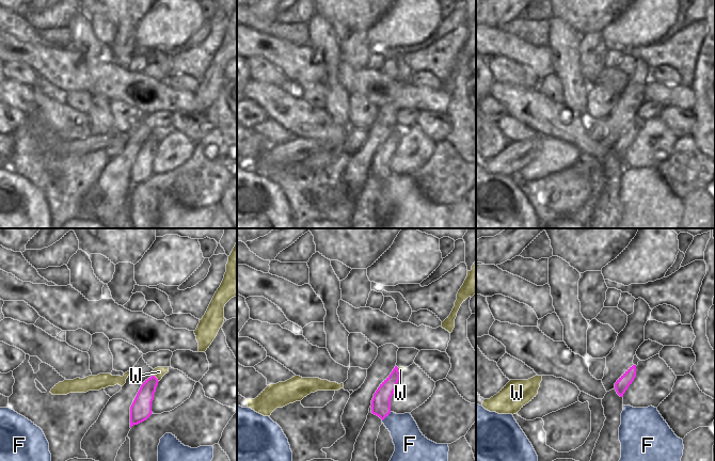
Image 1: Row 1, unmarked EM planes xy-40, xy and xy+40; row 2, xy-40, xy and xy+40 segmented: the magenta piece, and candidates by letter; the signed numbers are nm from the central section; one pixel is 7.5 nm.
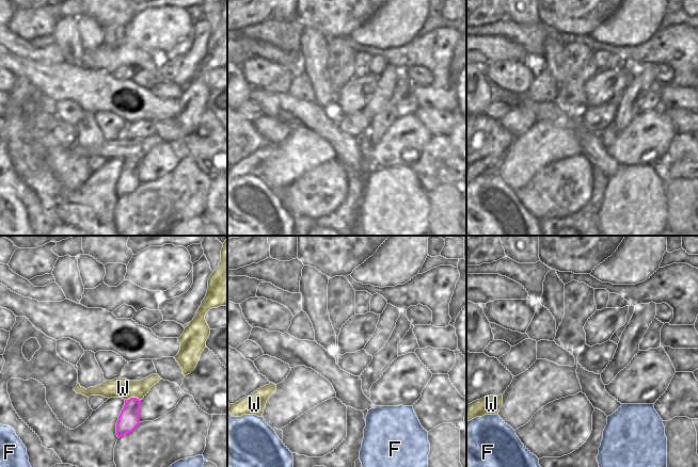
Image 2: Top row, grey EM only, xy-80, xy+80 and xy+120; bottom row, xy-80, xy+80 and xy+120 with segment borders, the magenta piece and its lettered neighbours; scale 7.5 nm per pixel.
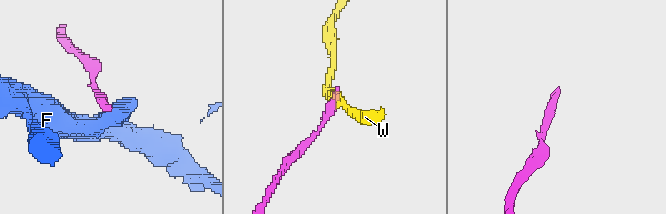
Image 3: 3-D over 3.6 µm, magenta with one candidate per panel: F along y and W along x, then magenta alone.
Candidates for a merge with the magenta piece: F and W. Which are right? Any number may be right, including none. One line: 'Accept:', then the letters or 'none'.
Accept: none

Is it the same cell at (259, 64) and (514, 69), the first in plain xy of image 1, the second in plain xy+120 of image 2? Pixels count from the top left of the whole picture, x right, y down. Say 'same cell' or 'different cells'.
same cell

